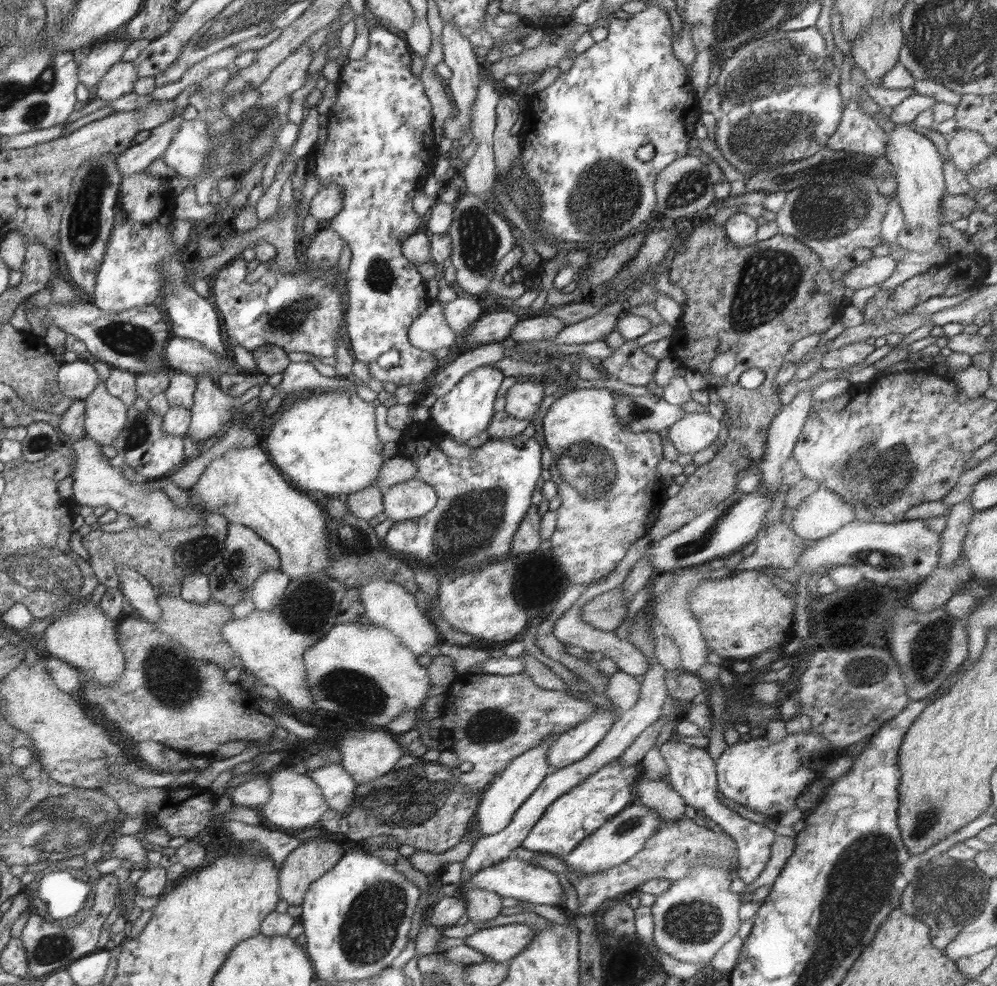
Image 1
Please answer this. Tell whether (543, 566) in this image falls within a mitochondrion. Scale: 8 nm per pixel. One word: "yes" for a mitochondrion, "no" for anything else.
no

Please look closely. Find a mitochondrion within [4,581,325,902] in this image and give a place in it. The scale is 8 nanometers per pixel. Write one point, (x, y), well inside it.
(64, 826)

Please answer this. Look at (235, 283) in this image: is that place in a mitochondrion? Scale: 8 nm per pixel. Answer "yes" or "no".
no

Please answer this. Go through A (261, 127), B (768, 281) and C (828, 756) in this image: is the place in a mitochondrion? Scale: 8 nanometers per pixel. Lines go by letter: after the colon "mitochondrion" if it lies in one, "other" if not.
A: mitochondrion
B: mitochondrion
C: other

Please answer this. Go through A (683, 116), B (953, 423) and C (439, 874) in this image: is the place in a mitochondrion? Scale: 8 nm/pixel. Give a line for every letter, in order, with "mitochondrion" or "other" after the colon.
A: other
B: other
C: other

